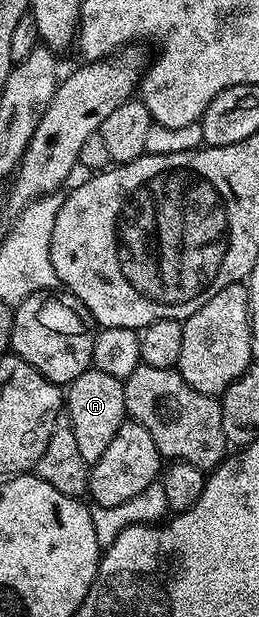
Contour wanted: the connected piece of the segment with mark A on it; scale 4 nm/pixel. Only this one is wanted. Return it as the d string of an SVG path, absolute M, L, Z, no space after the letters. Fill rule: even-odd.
M90 367L67 386L63 397L63 405L71 419L71 427L75 431L75 440L79 447L79 455L89 466L99 460L103 451L115 439L115 431L127 420L125 411L125 387L122 378L107 375L107 371L99 371Z

